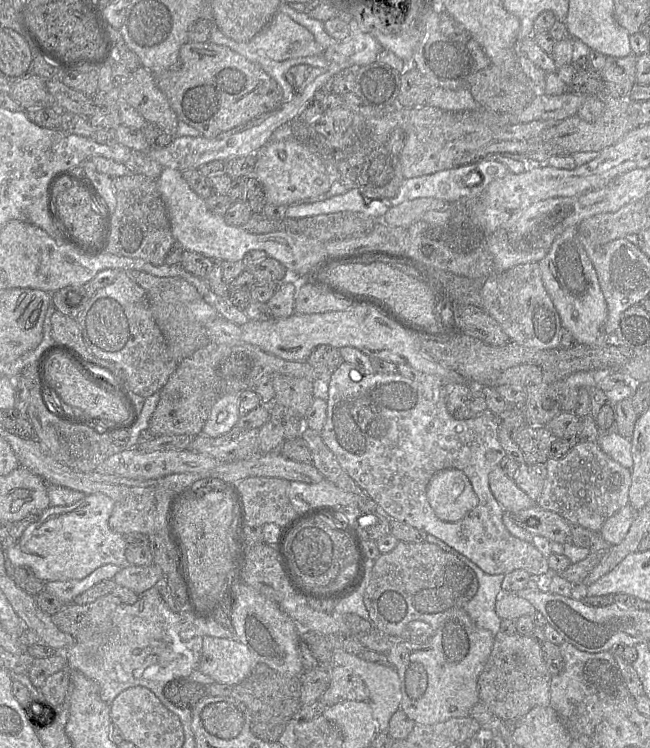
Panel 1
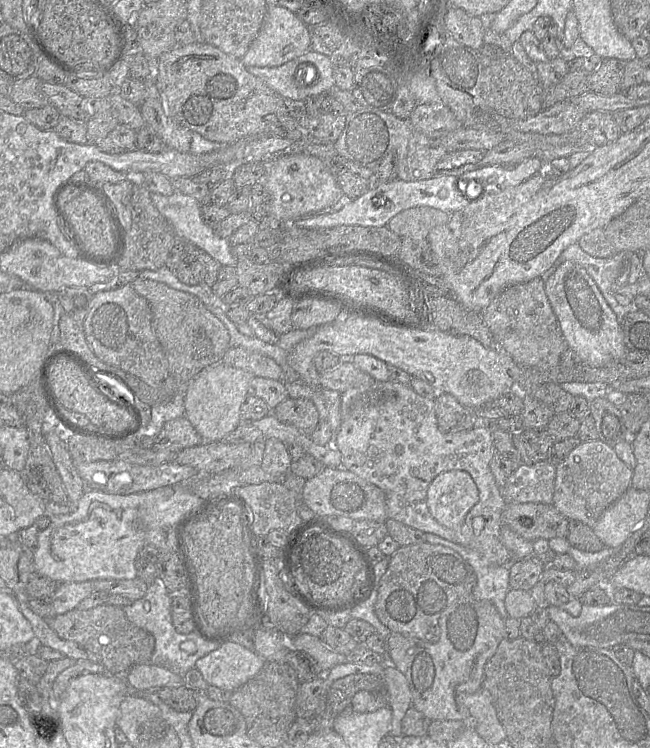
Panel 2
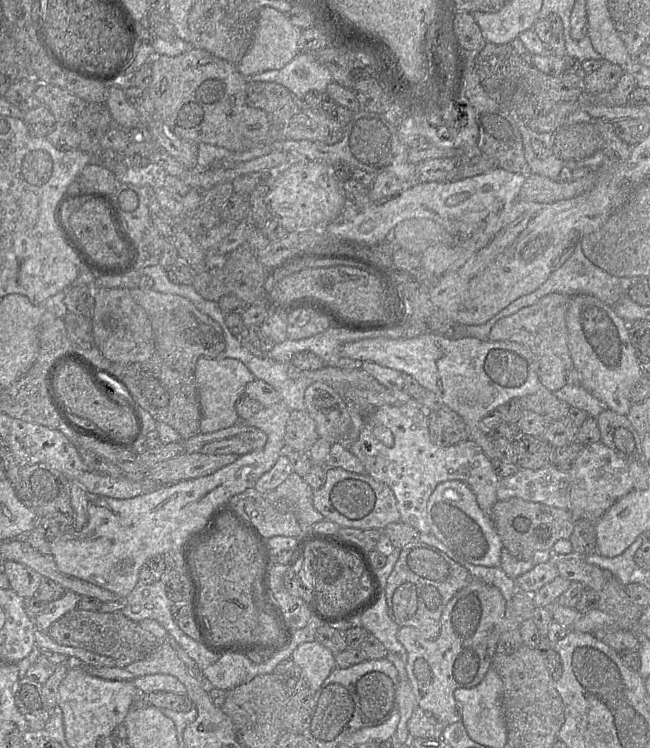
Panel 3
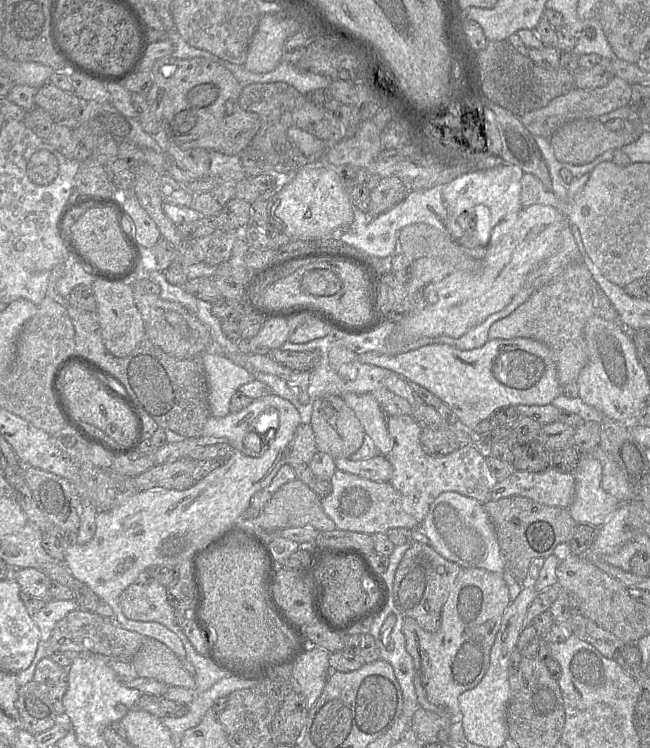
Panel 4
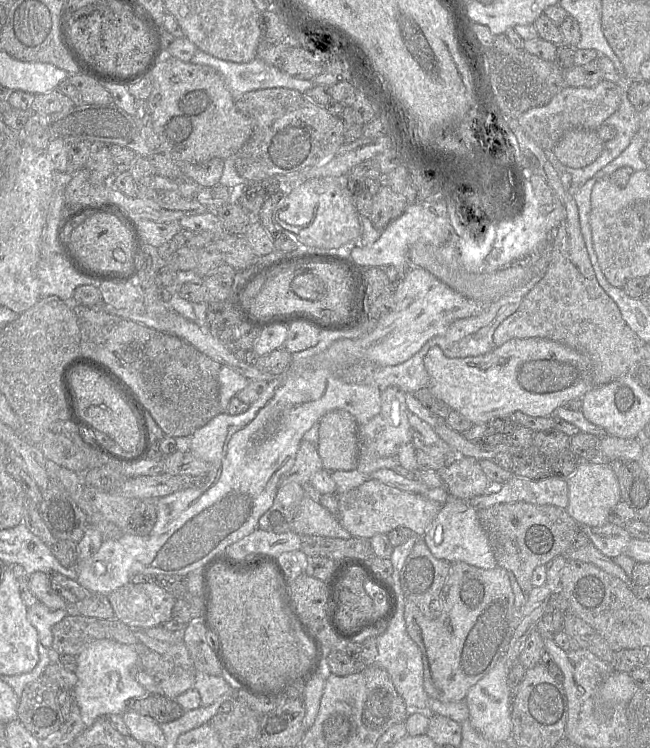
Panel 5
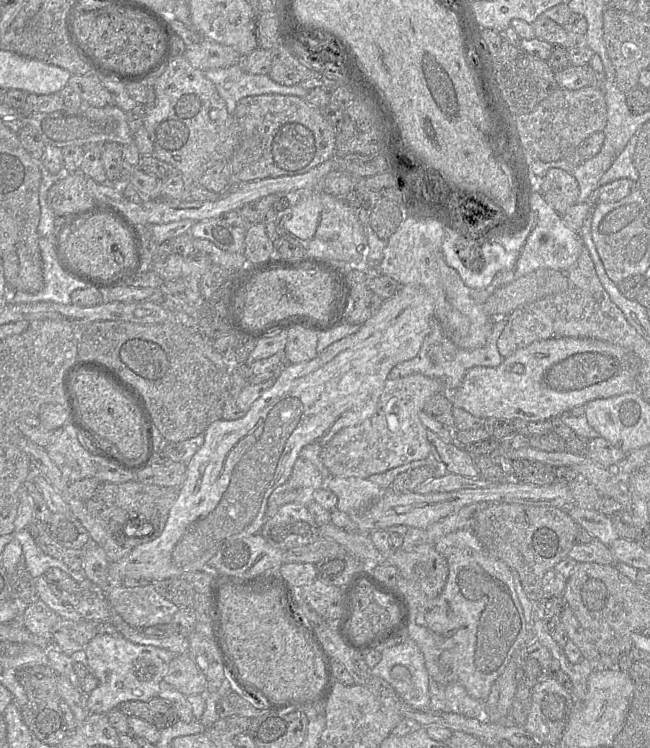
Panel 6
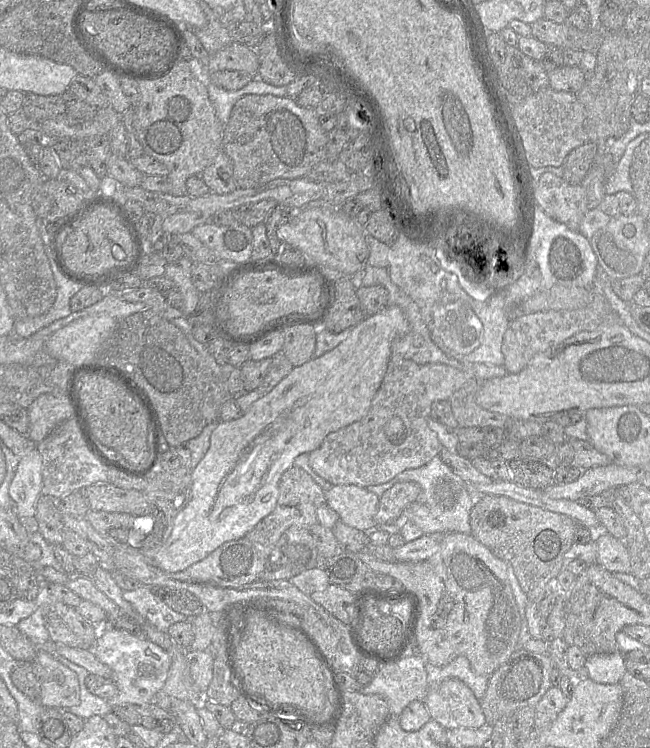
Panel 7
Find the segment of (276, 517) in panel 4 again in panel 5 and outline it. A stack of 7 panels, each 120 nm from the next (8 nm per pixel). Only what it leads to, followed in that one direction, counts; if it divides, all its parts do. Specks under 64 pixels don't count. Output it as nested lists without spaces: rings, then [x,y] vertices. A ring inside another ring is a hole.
[[[305,495],[297,507],[292,522],[292,532],[299,535],[315,535],[331,538],[350,539],[352,535],[342,527],[337,517],[320,502]]]

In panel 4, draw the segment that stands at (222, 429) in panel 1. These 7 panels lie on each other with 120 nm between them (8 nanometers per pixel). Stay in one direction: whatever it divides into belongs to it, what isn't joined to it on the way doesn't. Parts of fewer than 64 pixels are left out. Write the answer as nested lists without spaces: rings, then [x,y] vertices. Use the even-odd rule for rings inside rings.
[[[213,350],[202,354],[209,388],[210,414],[223,418],[230,413],[230,401],[240,386],[250,383],[254,376],[244,367]]]

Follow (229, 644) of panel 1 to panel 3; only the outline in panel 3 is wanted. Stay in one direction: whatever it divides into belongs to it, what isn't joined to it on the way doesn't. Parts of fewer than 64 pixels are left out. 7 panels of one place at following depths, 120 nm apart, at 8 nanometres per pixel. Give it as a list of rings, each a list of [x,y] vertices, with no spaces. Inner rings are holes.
[[[227,653],[202,670],[208,687],[230,690],[247,682],[252,661],[247,655]]]

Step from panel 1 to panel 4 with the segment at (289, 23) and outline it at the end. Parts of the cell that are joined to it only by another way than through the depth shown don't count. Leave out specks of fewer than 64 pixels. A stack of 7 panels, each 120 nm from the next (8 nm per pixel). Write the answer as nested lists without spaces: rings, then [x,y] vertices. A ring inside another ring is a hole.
[[[263,14],[252,36],[244,67],[253,73],[273,71],[282,61],[287,32],[274,15]]]

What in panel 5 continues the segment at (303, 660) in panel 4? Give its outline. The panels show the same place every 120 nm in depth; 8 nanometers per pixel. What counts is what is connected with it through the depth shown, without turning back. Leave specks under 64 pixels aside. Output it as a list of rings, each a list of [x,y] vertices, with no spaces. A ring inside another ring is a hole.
[[[325,651],[318,671],[309,681],[304,683],[303,703],[306,708],[306,714],[304,717],[305,731],[315,722],[319,711],[321,697],[324,692],[326,679],[330,674],[332,674],[328,666],[327,656],[328,652]]]

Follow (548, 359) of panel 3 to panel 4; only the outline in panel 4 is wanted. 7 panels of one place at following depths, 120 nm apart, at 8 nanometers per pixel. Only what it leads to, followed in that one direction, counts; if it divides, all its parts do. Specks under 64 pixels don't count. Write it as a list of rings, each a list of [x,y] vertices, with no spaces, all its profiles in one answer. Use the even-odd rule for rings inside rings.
[[[582,257],[582,261],[568,265],[560,275],[535,291],[510,315],[494,322],[488,337],[489,340],[524,337],[545,344],[553,355],[562,388],[577,380],[580,370],[587,362],[584,326],[592,316],[620,323],[616,309],[592,278]]]

